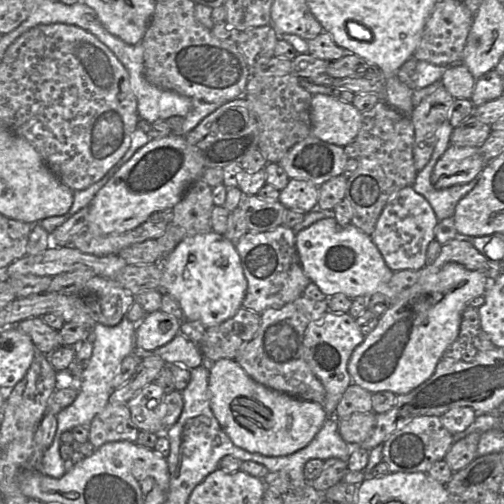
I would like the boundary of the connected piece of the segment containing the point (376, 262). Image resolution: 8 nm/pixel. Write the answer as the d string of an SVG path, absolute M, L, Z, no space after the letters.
M335 218L319 220L296 234L296 249L305 275L328 297L344 294L354 299L382 294L392 305L401 292L389 286L394 272L386 265L371 236L352 223L341 226Z

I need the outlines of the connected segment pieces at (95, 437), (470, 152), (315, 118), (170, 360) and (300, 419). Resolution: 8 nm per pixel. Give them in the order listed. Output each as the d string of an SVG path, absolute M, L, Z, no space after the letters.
M108 403L88 426L88 441L95 449L108 442L137 440L140 430L132 421L126 404Z
M450 145L434 166L431 183L436 189L467 184L487 165L479 147Z
M315 94L311 101L312 135L341 147L354 141L362 113L352 104L332 95Z
M181 334L152 353L158 354L167 365L178 364L189 370L204 364L199 345Z
M233 359L209 365L210 407L220 426L239 448L269 457L286 456L306 447L327 419L323 405L272 390L249 377Z

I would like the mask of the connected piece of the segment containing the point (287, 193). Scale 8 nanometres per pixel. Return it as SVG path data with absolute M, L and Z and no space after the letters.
M290 179L278 200L287 209L309 213L318 207L319 188L309 181Z

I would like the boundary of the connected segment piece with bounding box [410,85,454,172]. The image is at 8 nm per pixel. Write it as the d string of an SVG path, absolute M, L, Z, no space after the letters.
M441 85L414 107L410 120L414 127L413 158L417 172L429 162L436 145L440 125L449 120L454 98Z

